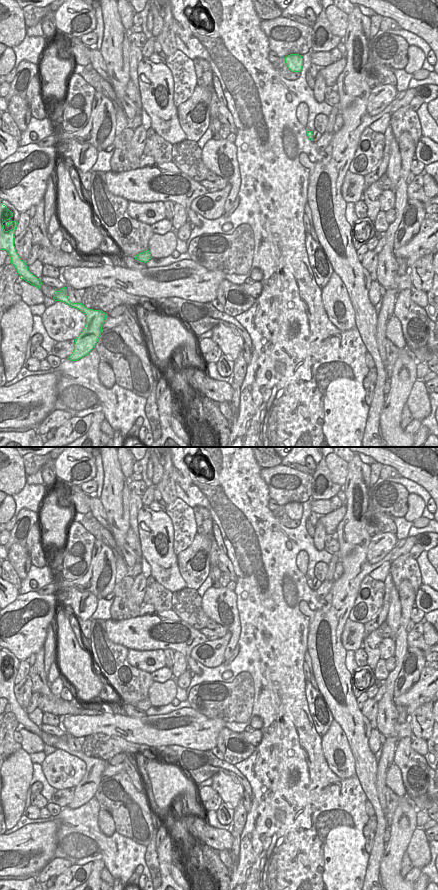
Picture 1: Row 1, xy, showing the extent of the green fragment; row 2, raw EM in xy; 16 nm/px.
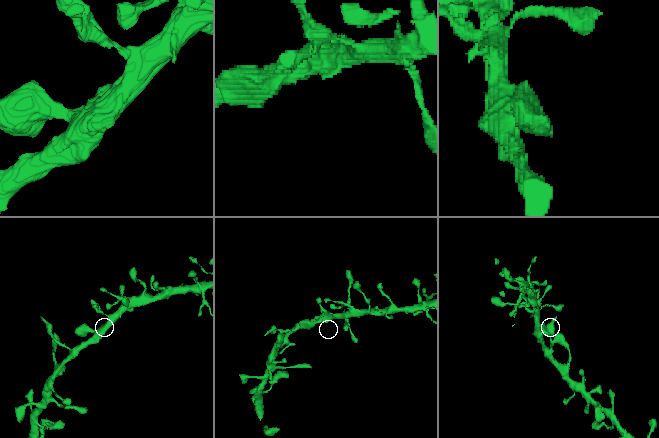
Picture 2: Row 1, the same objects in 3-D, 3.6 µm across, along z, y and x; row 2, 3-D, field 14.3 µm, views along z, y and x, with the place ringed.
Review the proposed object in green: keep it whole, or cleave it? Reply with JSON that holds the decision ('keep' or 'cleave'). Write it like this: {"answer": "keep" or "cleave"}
{"answer": "keep"}

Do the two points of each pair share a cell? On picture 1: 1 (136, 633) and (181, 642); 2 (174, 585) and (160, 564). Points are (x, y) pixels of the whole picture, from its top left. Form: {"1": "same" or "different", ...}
{"1": "same", "2": "same"}

